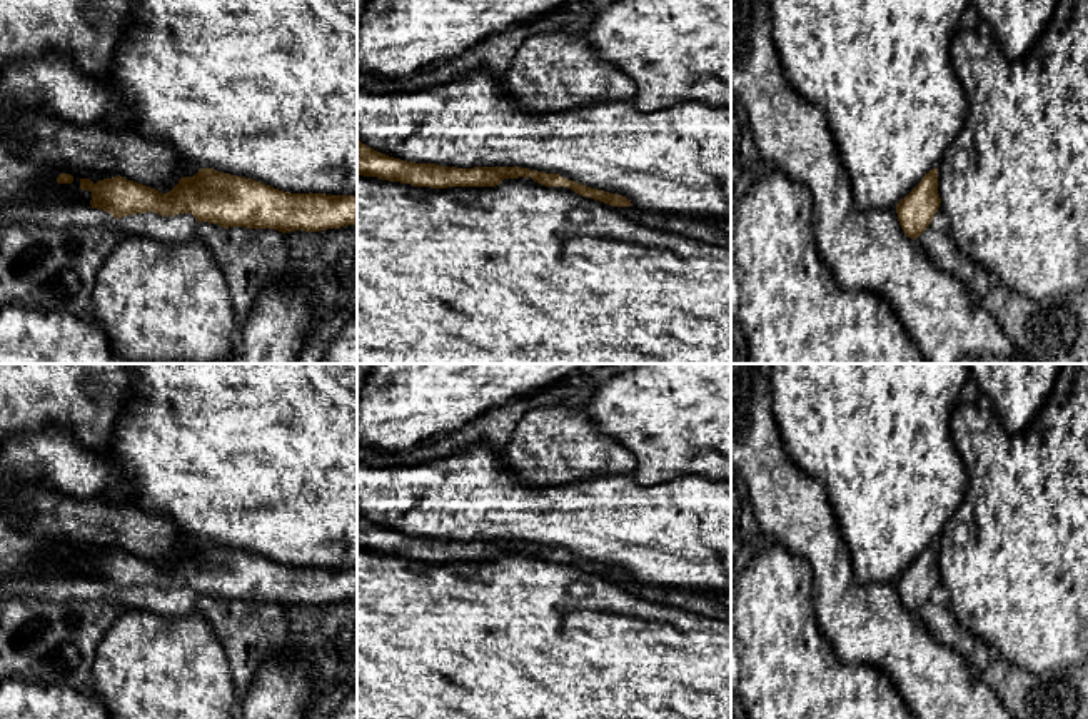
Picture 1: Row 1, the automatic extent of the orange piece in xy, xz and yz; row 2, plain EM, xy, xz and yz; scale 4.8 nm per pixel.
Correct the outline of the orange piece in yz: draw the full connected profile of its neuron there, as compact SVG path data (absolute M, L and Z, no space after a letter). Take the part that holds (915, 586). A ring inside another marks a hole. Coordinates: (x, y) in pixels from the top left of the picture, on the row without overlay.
M934 541L896 579L898 596L904 609L916 614L929 601L939 577L938 542Z

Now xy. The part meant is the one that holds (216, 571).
M209 541L182 551L167 567L120 549L97 557L80 552L80 562L92 566L92 582L115 592L145 586L162 591L192 587L197 596L224 602L274 602L282 607L357 599L357 569L290 567Z

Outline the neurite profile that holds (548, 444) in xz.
M582 405L532 409L516 425L502 459L524 484L552 487L572 479L632 475L634 454L601 434Z

